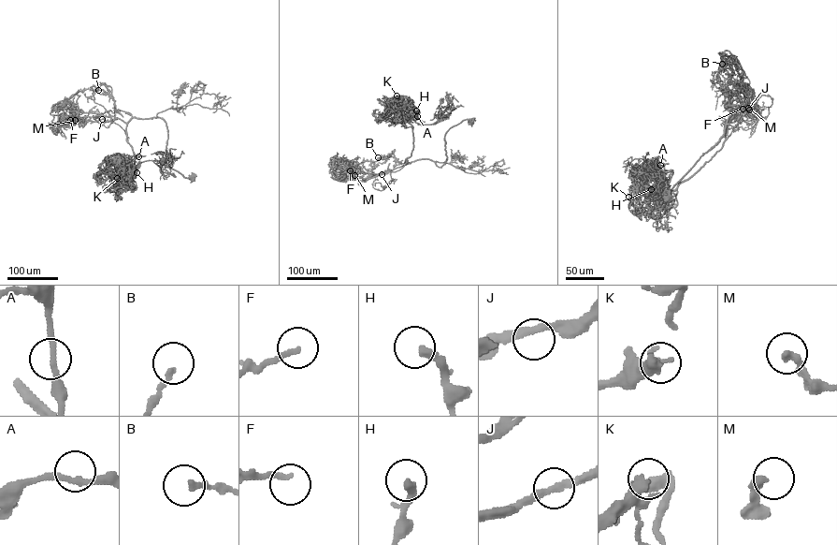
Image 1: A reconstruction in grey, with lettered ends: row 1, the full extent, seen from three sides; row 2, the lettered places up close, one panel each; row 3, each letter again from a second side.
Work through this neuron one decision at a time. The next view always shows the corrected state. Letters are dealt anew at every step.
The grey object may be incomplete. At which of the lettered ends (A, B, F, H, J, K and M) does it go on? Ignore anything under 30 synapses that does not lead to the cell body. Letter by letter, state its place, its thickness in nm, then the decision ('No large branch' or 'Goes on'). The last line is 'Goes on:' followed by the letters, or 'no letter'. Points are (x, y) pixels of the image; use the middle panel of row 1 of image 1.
A: Place: (417, 116). Thickness 200 nm. No large branch
B: Place: (378, 157). Thickness 220 nm. No large branch
F: Place: (350, 170). Thickness 190 nm. No large branch
H: Place: (416, 110). Thickness 260 nm. No large branch
J: Place: (382, 174). Thickness 240 nm. No large branch
K: Place: (396, 95). Thickness 280 nm. No large branch
M: Place: (354, 175). Thickness 300 nm. No large branch
Goes on: no letter

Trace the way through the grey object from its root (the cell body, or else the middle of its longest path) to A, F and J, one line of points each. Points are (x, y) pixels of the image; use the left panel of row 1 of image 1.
A: (192, 177), (166, 162), (161, 118), (128, 123), (134, 165), (127, 174), (130, 158), (138, 156)
F: (192, 177), (184, 177), (166, 162), (167, 130), (163, 119), (133, 117), (125, 123), (83, 112), (70, 120)
J: (192, 177), (166, 162), (167, 130), (163, 119), (132, 117), (127, 140), (119, 125), (102, 119)

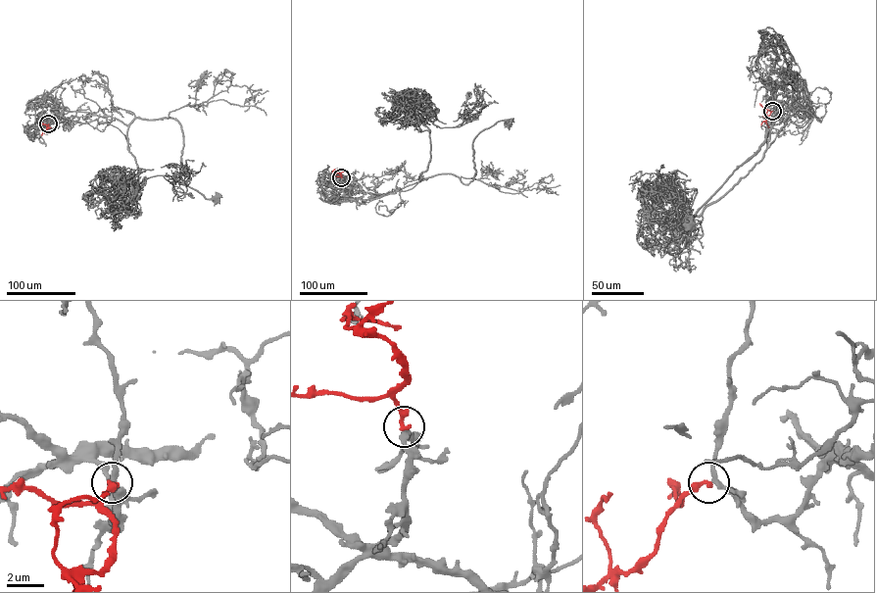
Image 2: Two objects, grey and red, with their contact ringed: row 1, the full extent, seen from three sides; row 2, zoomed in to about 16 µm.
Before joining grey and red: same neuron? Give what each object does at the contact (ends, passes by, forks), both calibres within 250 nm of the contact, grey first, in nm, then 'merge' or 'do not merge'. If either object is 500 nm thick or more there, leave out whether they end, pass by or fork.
grey passes by; red ends; calibres 260 and 360 nm; merge

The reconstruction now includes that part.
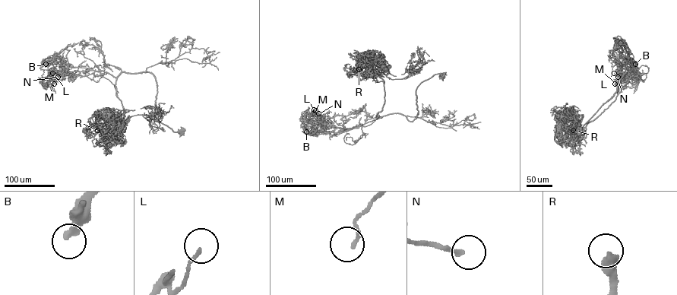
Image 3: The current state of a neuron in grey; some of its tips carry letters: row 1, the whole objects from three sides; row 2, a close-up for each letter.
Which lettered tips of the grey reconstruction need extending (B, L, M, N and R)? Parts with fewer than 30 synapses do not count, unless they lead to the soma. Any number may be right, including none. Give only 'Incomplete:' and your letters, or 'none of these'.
Incomplete: B, R

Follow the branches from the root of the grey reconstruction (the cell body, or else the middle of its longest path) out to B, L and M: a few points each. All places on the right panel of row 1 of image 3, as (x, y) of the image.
B: (579, 131), (616, 92), (618, 81), (625, 72), (618, 73), (623, 77), (631, 71), (635, 64)
L: (579, 131), (616, 92), (618, 81), (625, 72), (618, 73), (623, 77), (632, 70), (622, 77), (614, 73)
M: (579, 131), (616, 92), (618, 81), (625, 72), (618, 73), (623, 77), (632, 70), (615, 84)

